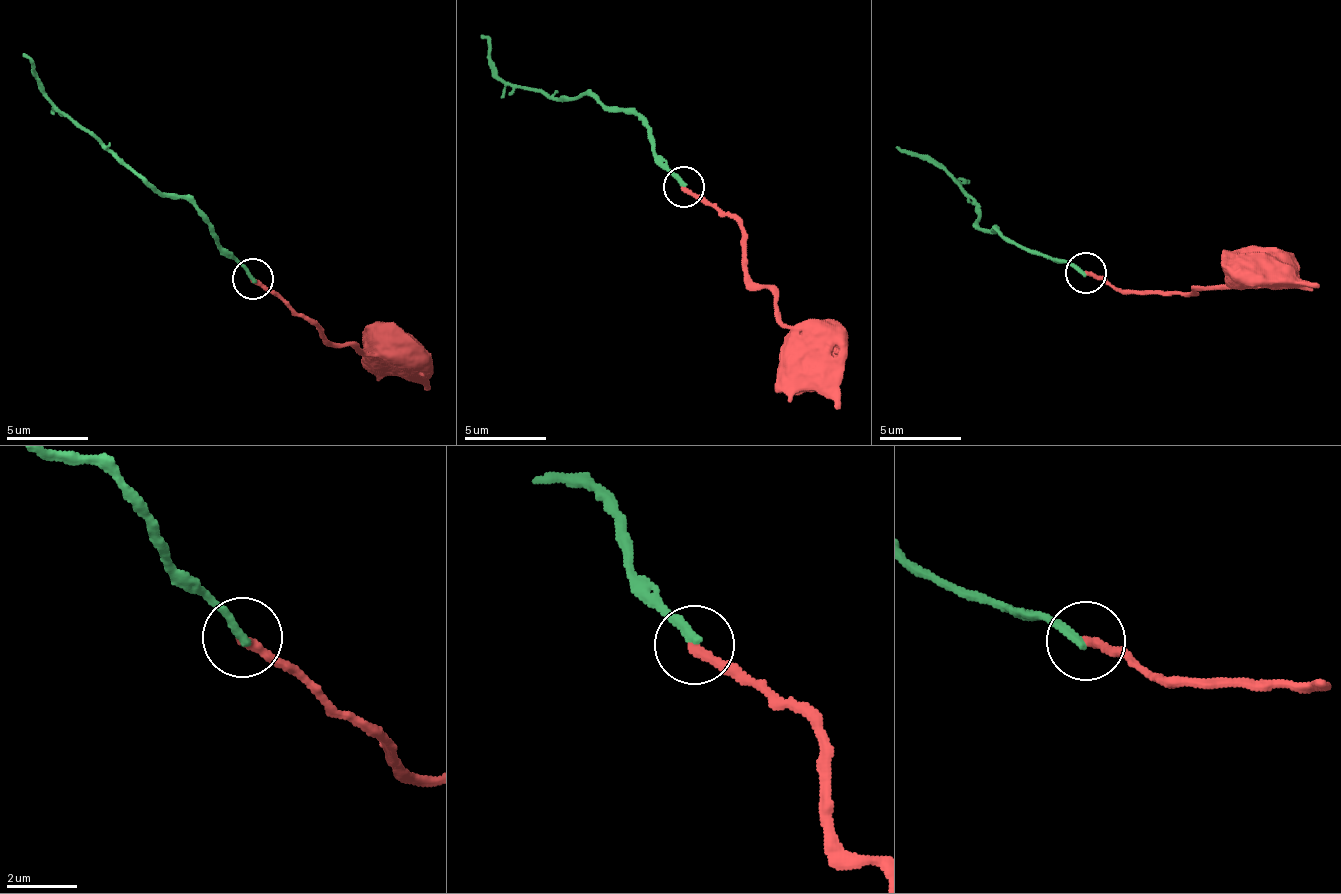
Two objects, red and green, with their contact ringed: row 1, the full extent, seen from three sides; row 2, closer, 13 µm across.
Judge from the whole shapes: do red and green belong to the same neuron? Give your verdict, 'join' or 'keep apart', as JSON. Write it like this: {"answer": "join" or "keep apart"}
{"answer": "join"}

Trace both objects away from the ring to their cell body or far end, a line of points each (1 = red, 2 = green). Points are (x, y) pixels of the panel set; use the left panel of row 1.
1: (253, 280), (279, 291), (318, 328), (321, 337), (370, 354), (396, 335), (401, 342)
2: (253, 280), (186, 199), (157, 194), (65, 115), (43, 91), (24, 53)

